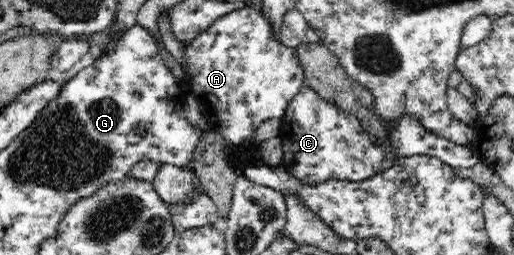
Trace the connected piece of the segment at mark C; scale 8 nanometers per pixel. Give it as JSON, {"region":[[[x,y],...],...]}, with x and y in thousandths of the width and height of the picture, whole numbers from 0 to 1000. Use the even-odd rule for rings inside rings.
{"region":[[[589,337],[582,365],[564,396],[547,490],[541,537],[551,565],[549,655],[564,675],[591,722],[611,725],[636,702],[658,702],[665,710],[704,710],[724,694],[739,671],[749,576],[745,565],[730,561],[716,522],[706,510],[698,471],[658,416],[634,400],[615,353]]]}

